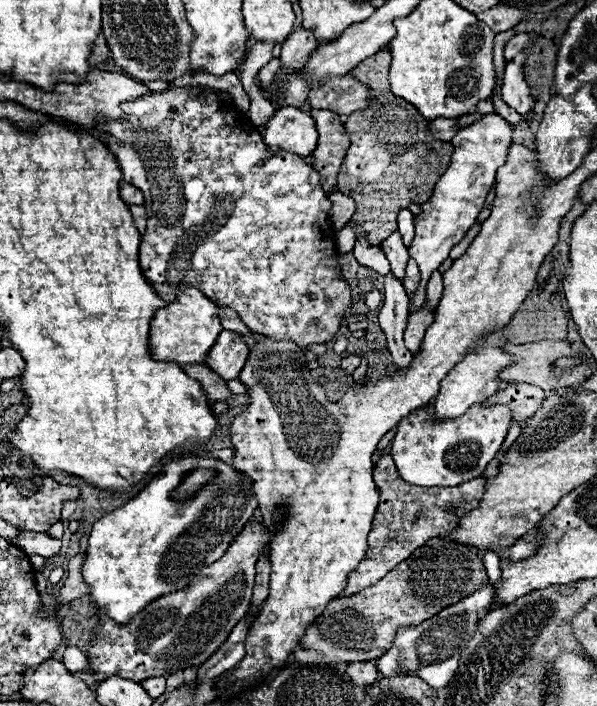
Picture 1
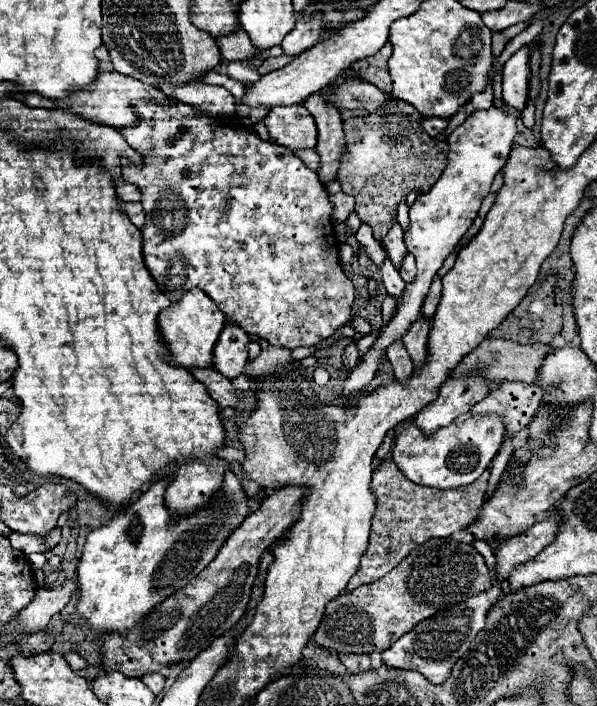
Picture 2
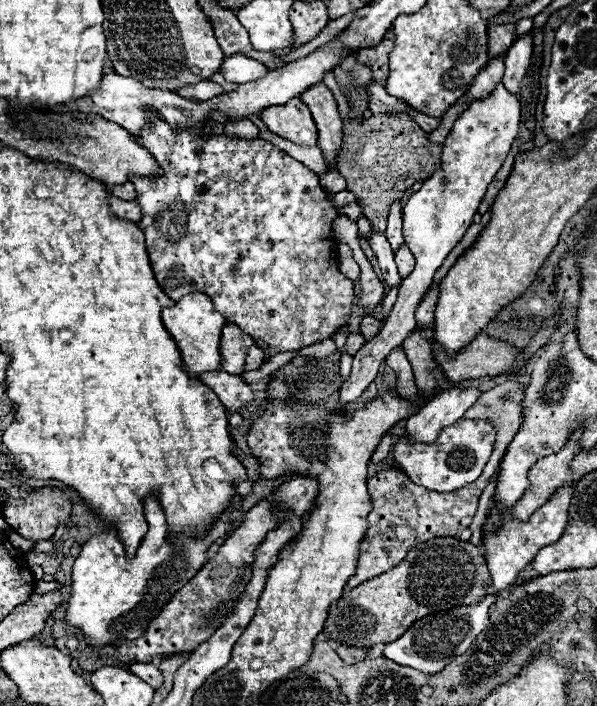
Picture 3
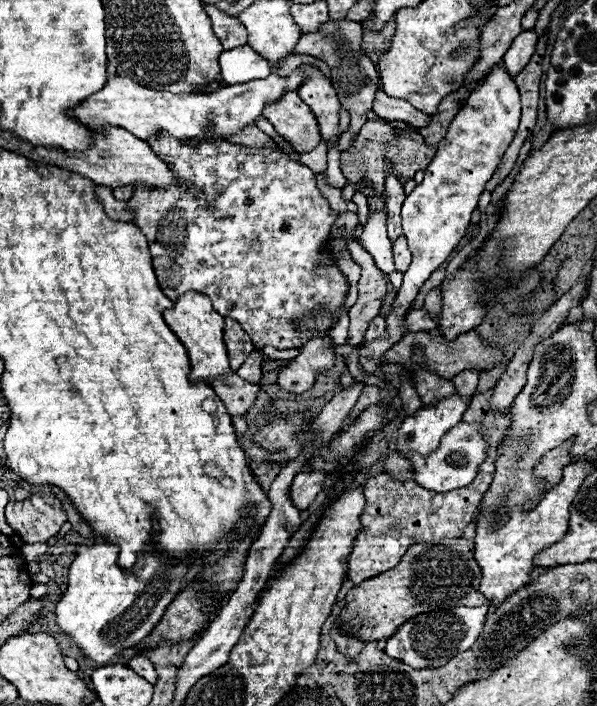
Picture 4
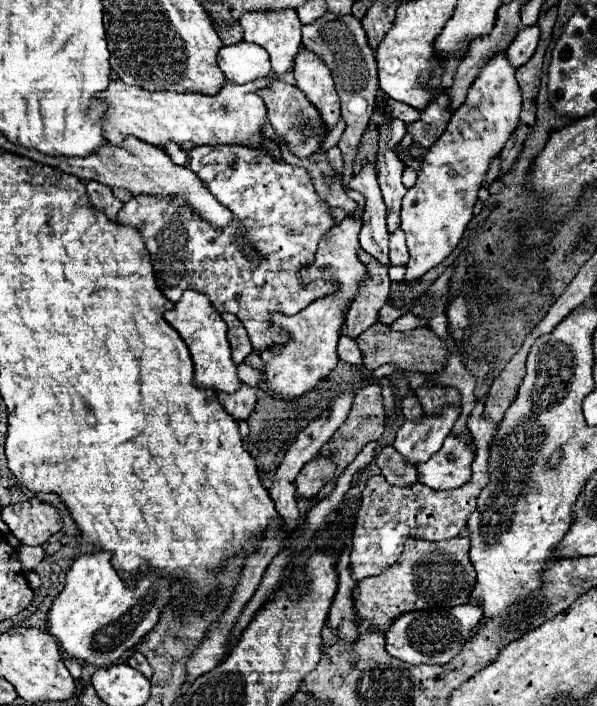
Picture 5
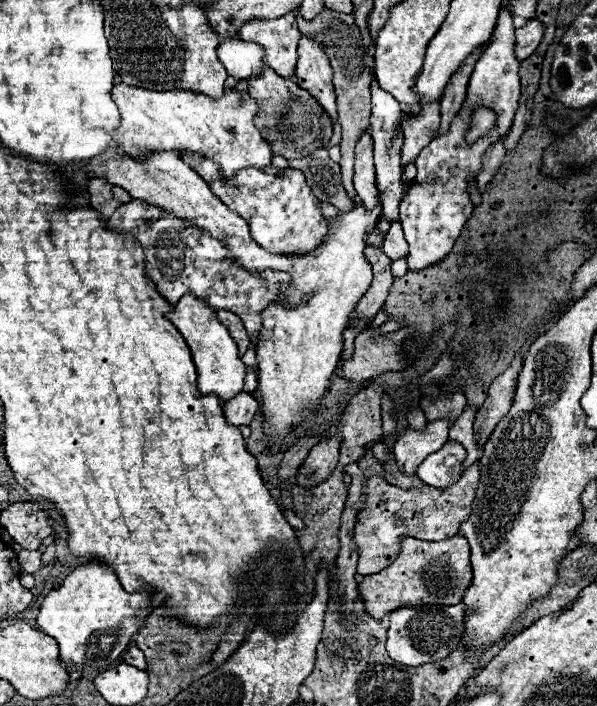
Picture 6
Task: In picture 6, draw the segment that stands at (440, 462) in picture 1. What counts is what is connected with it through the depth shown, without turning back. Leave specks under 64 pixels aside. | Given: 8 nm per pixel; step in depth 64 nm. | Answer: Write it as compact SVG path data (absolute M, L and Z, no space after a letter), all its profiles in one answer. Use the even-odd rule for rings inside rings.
M450 440L440 448L440 452L428 456L424 464L416 470L416 476L428 486L434 488L446 488L448 484L456 482L462 474L462 462L466 458L466 450L462 444Z

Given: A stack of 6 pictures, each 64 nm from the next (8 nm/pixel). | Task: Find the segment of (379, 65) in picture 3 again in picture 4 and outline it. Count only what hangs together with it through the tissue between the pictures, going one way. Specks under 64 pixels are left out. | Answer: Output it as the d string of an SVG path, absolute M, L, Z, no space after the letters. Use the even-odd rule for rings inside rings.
M394 16L378 32L370 30L368 26L364 28L364 52L372 56L374 64L378 64L378 56L382 56L384 48L388 48L388 40L392 40L392 32L394 32Z

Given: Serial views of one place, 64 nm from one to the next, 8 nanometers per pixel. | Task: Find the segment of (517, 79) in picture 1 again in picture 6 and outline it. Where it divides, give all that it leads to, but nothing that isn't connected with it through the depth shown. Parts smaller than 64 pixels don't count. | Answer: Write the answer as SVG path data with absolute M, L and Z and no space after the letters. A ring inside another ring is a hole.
M536 18L528 20L526 26L518 28L516 30L516 56L518 56L518 60L528 58L538 48L542 36L544 36L544 24Z

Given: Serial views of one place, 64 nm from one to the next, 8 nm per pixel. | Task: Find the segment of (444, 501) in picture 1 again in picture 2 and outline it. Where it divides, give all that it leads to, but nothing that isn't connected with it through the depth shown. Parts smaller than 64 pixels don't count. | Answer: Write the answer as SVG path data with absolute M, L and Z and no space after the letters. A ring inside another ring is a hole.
M386 458L380 468L372 474L370 490L376 496L376 514L372 518L372 530L368 548L362 556L362 564L358 572L348 582L348 592L370 584L372 580L378 580L386 572L390 572L396 564L416 548L416 544L422 544L430 538L446 538L458 530L468 528L482 506L482 498L488 486L490 468L472 484L460 486L456 490L436 490L436 488L422 488L418 484L412 484L398 468L396 464Z

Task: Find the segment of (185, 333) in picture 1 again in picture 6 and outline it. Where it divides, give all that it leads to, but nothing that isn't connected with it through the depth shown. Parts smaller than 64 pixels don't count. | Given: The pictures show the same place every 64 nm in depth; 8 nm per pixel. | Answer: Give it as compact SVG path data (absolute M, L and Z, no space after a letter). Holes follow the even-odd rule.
M191 294L191 300L189 297L182 297L175 309L166 315L166 318L178 328L178 332L184 336L186 344L192 350L200 392L216 394L220 398L220 402L228 402L230 398L240 394L248 366L240 360L236 342L230 338L228 330L216 318L216 311L212 310L206 302L198 300L194 294ZM184 298L187 298L186 302Z

